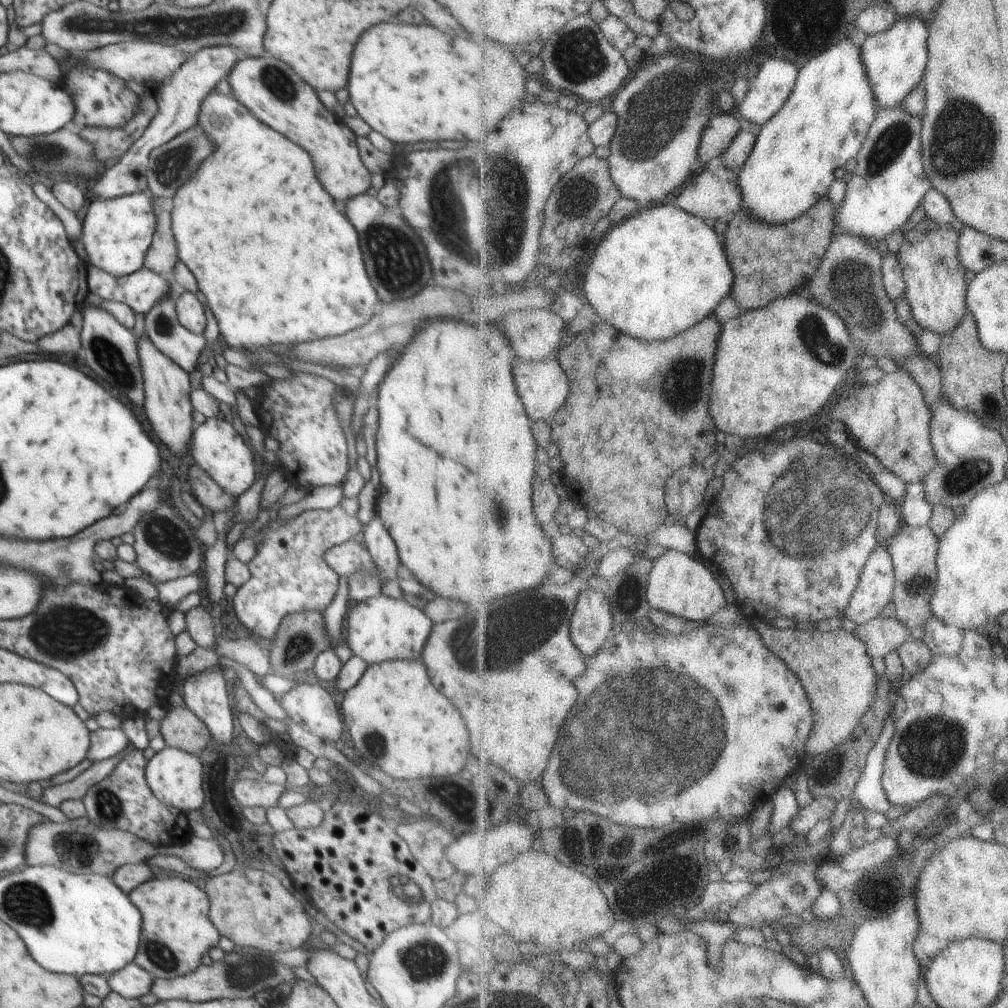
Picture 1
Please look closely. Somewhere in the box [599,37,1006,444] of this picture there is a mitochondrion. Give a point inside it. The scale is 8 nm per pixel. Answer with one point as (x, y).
(666, 100)

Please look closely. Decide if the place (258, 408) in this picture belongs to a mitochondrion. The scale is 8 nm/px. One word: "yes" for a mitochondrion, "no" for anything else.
no

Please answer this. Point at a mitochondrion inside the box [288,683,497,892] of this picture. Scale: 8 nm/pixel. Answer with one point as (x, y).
(373, 741)

